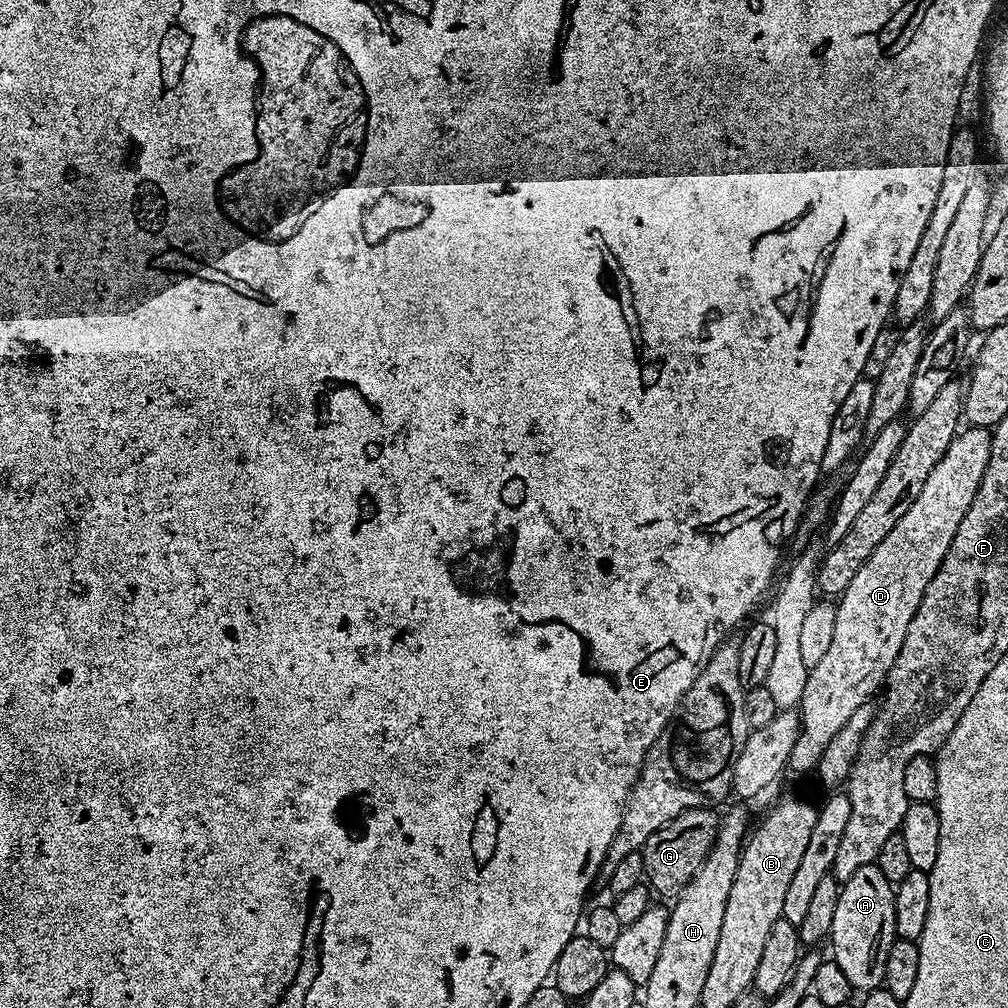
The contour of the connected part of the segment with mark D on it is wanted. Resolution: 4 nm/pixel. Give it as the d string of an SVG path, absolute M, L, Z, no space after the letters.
M968 426L957 431L950 450L930 470L910 510L878 543L839 597L835 605L834 638L822 662L808 669L806 690L798 705L801 735L788 759L791 771L808 772L811 768L813 771L832 739L850 722L854 710L869 703L872 695L881 691L902 650L906 630L910 630L910 618L914 618L926 586L938 574L946 550L950 550L950 542L954 542L954 534L958 534L958 526L962 526L962 518L966 518L966 510L970 510L970 502L978 494L982 474L986 474L990 462L991 445L989 429Z

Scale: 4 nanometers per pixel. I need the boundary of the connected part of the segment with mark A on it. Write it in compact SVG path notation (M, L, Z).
M876 864L854 870L854 874L839 885L839 890L830 935L830 956L838 966L842 966L842 974L850 978L853 990L860 991L861 988L861 993L867 994L883 985L886 957L890 954L890 946L898 938L894 926L896 890Z

